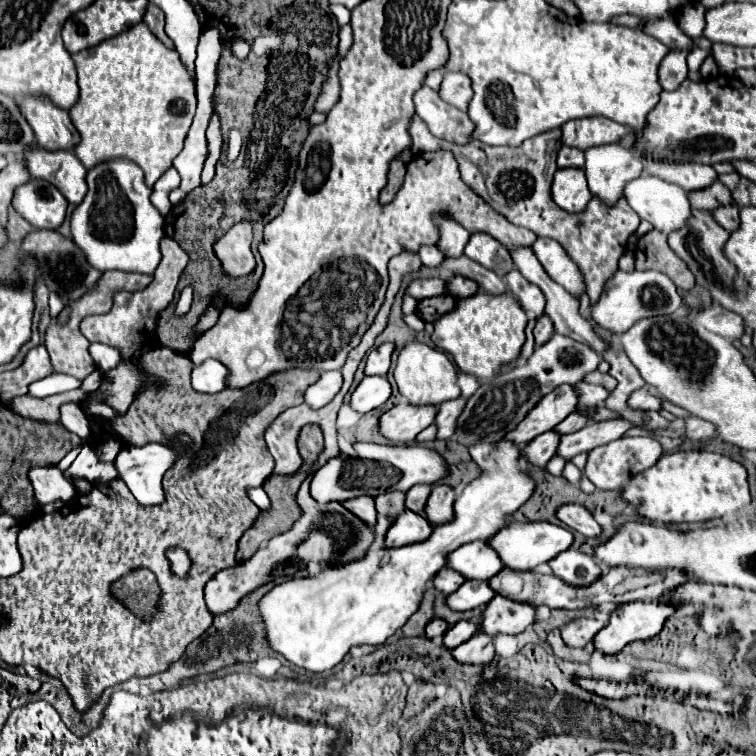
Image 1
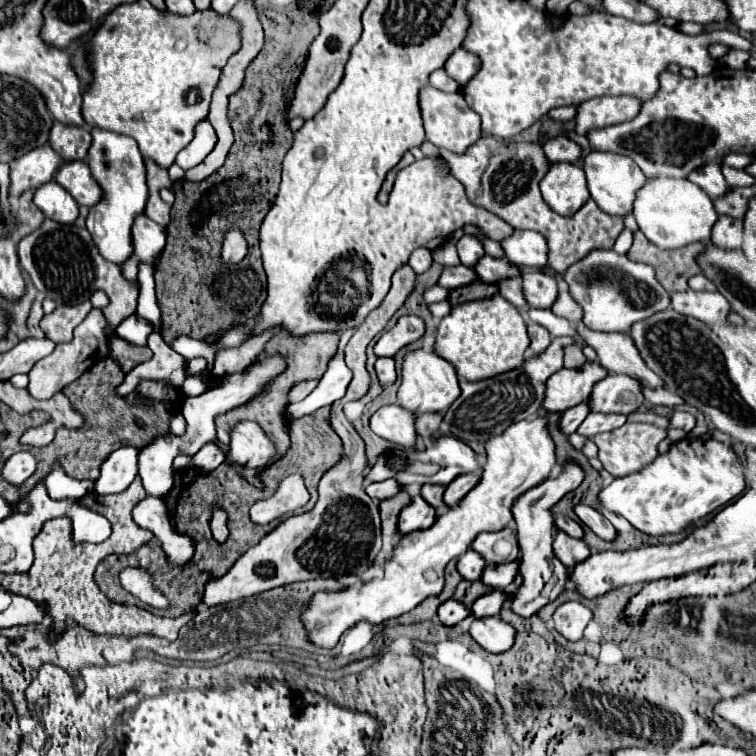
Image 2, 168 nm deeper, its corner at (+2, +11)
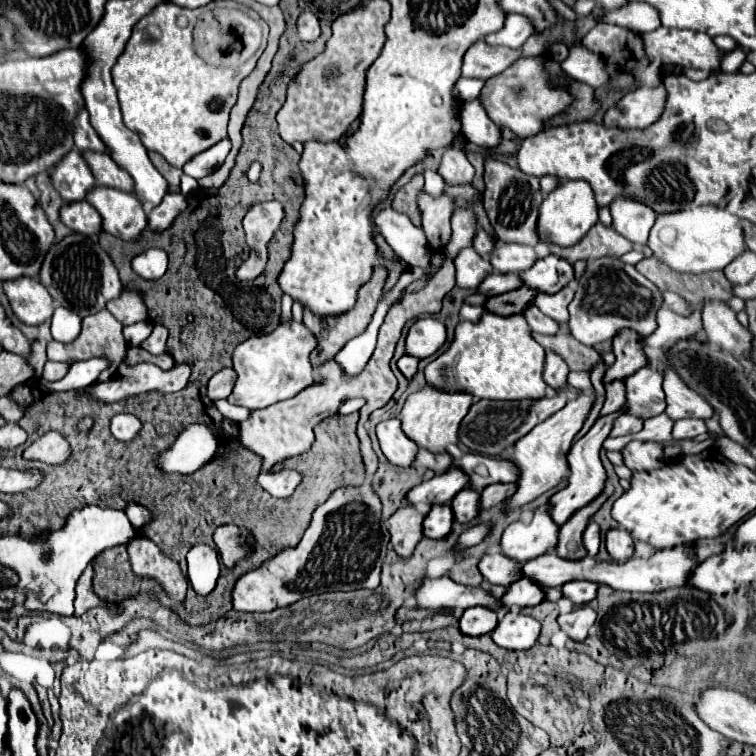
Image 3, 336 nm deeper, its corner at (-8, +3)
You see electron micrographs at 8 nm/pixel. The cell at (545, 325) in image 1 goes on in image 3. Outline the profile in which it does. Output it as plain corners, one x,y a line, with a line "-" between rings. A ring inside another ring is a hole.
546,351
546,365
544,365
544,381
548,383
548,387
552,387
554,391
564,391
568,387
566,377
568,377
570,369
564,363
564,359
552,351

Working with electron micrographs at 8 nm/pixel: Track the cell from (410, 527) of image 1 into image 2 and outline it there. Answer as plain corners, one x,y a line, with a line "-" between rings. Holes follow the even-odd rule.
414,493
410,505
406,509
402,509
402,513
398,517
398,529
400,529
400,535
408,535
412,531
424,531
424,529
432,527
434,521
436,521
436,511
426,501
422,501
422,497
418,497
-
402,527
412,527
412,529
402,531

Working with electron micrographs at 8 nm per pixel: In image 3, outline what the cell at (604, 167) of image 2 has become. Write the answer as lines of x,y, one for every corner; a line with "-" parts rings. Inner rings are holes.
616,199
610,205
610,213
612,213
612,227
626,237
628,241
636,243
636,245
644,245
648,241
648,233
656,221
656,213
642,205
640,201
632,201
632,199

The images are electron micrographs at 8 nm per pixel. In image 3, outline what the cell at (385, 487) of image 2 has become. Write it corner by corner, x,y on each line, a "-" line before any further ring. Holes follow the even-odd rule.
452,465
446,473
434,475
430,481
424,481
418,487
414,487
408,493
408,501
412,505
420,505
420,503
430,503
430,505
434,505
434,503
450,503
456,493
460,493
462,489
468,489
468,487
470,487
468,475
464,475
462,469

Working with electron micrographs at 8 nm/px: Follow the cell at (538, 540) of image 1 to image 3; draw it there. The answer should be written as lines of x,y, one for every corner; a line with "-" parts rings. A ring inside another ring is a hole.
590,521
584,531
584,547
590,557
596,557
598,547
600,547
600,527
596,521

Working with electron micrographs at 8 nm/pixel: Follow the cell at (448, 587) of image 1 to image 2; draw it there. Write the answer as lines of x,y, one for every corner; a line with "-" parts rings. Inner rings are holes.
472,549
468,553
464,553
458,561
456,561
456,571
462,575
462,579
466,581
478,581
480,573
484,569
484,559
478,553
472,553

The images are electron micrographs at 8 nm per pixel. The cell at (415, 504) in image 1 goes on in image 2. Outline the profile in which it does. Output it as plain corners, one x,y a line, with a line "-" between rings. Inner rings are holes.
422,485
422,487
420,487
422,499
424,499
426,503
430,503
430,505
436,509
438,515
446,513
446,509
448,509
448,507
444,505
444,501
442,501
442,493
444,493
444,487
442,487
442,485

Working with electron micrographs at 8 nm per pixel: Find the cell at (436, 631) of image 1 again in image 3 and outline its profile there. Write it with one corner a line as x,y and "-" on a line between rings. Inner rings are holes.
470,607
460,617
460,631
466,635
486,635
496,629
498,613
486,607

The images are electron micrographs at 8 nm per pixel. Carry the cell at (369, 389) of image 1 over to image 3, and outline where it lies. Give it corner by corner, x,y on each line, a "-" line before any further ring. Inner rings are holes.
404,355
404,357
398,361
398,367
400,367
400,371
402,371
408,379
412,379
414,373
416,373
418,361
420,361
420,359
416,359
416,357
412,357
412,355

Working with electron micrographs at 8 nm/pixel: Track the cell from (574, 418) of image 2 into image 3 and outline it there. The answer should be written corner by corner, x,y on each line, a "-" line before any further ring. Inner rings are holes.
624,379
604,383
604,387
606,387
606,401
602,405
602,413
614,413
624,405

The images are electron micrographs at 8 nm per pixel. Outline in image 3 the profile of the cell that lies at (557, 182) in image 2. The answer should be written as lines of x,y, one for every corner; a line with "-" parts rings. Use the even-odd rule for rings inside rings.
568,181
544,197
544,201
540,205
536,235
542,241
548,241
552,245
556,243
560,247
572,247
586,235
586,231
596,221
598,221
598,207
596,207
590,185
586,185
586,181

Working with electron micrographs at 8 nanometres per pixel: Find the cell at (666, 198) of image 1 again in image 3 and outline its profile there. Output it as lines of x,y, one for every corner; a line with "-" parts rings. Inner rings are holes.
714,205
658,215
648,237
648,247
656,259
682,273
722,271
728,263
746,251
740,219
730,211

